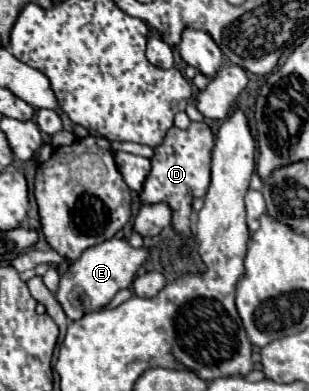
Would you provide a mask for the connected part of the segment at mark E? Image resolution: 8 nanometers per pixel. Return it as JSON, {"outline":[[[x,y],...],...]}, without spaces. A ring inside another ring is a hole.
{"outline":[[[110,238],[102,244],[96,244],[82,252],[82,256],[66,270],[66,274],[60,278],[60,286],[56,292],[56,300],[64,308],[66,316],[70,320],[78,320],[88,312],[100,310],[108,306],[108,302],[114,298],[114,294],[122,288],[130,288],[136,270],[144,264],[148,252],[144,248],[136,250],[128,242],[120,238]]]}

